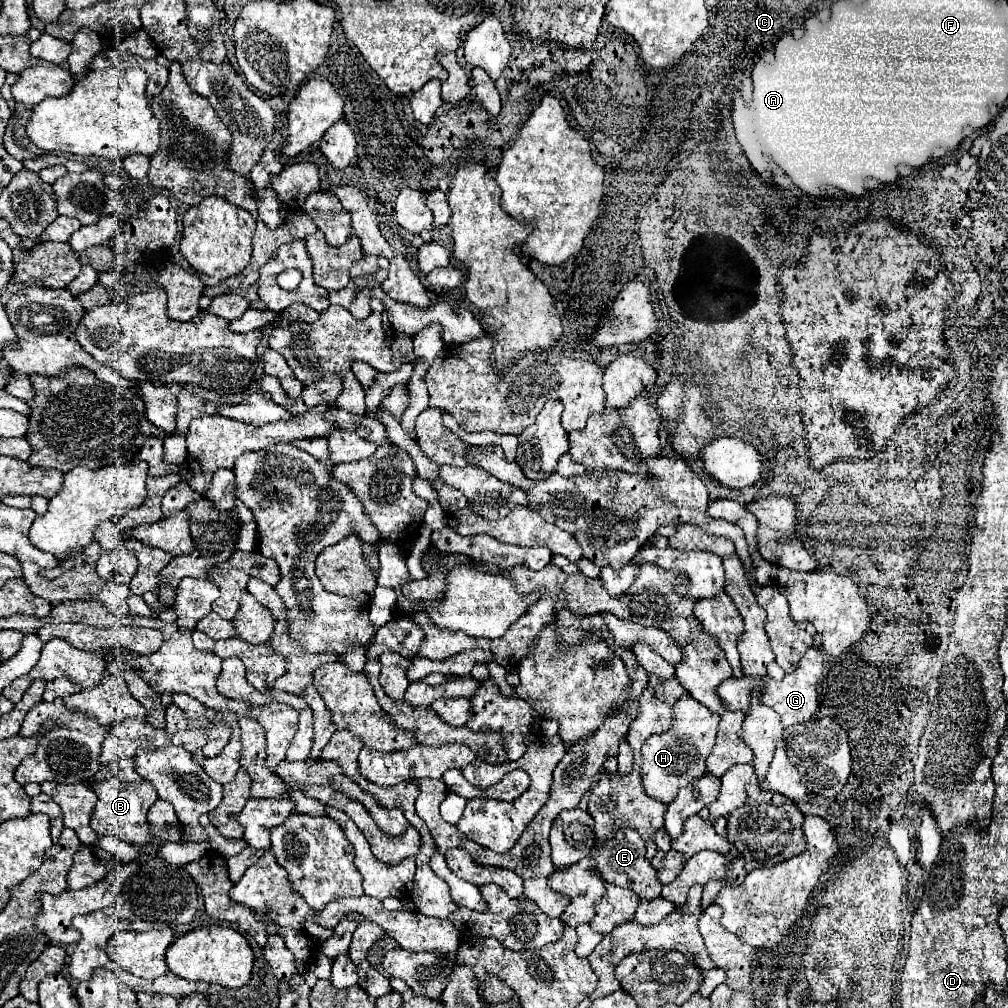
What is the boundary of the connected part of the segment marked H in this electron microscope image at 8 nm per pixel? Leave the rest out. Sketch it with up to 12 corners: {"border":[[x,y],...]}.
{"border":[[691,696],[643,746],[647,796],[671,804],[705,774],[719,716]]}

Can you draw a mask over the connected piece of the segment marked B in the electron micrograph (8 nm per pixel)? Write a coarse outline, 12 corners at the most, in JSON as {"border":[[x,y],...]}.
{"border":[[95,782],[91,826],[149,846],[147,810],[159,798],[153,784]]}

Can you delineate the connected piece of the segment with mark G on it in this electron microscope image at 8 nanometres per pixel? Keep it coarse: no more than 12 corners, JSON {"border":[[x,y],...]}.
{"border":[[809,648],[795,672],[767,678],[761,702],[783,726],[807,722],[819,708],[823,652]]}

